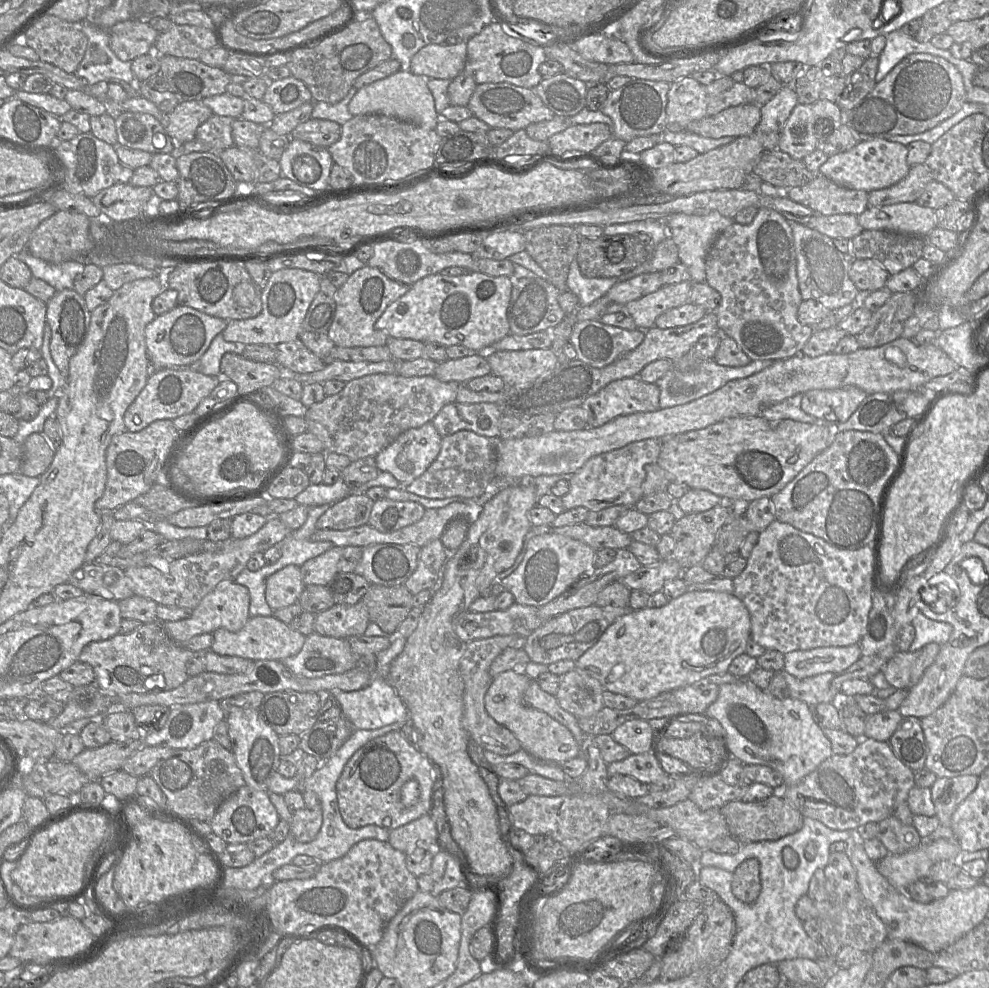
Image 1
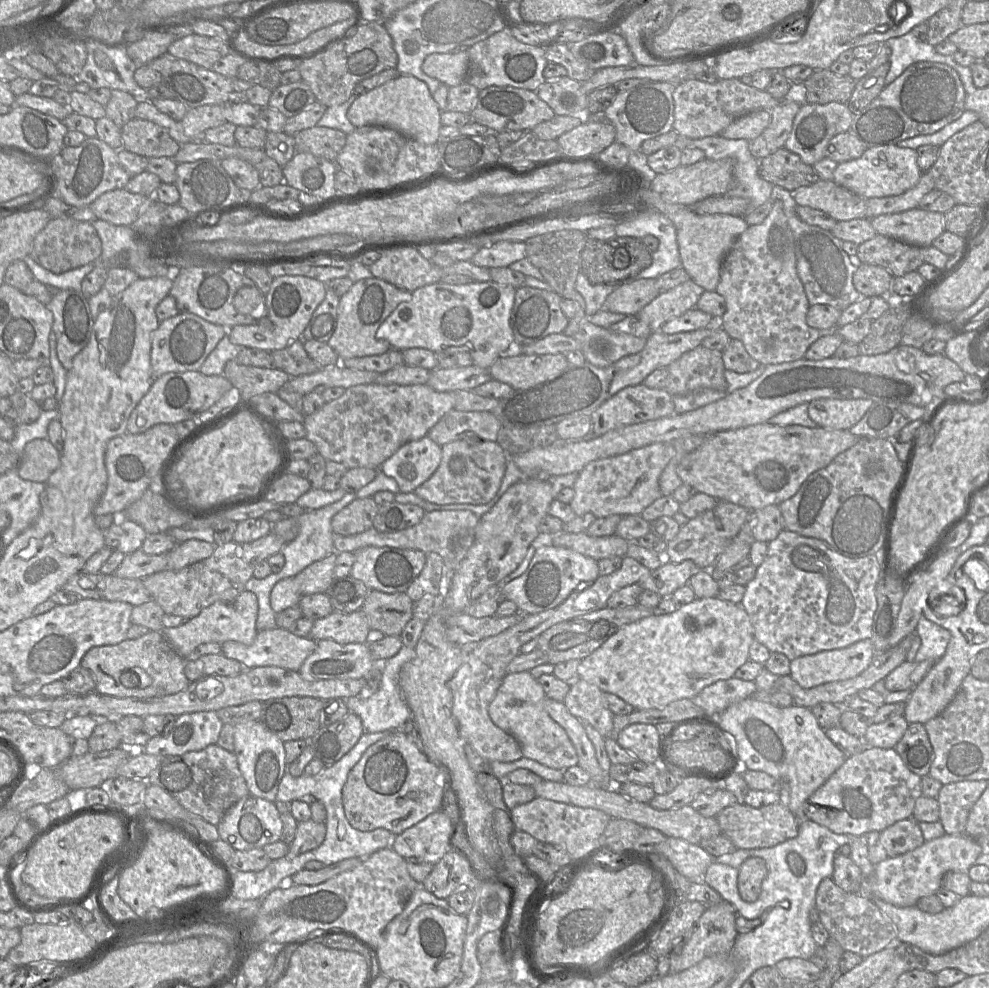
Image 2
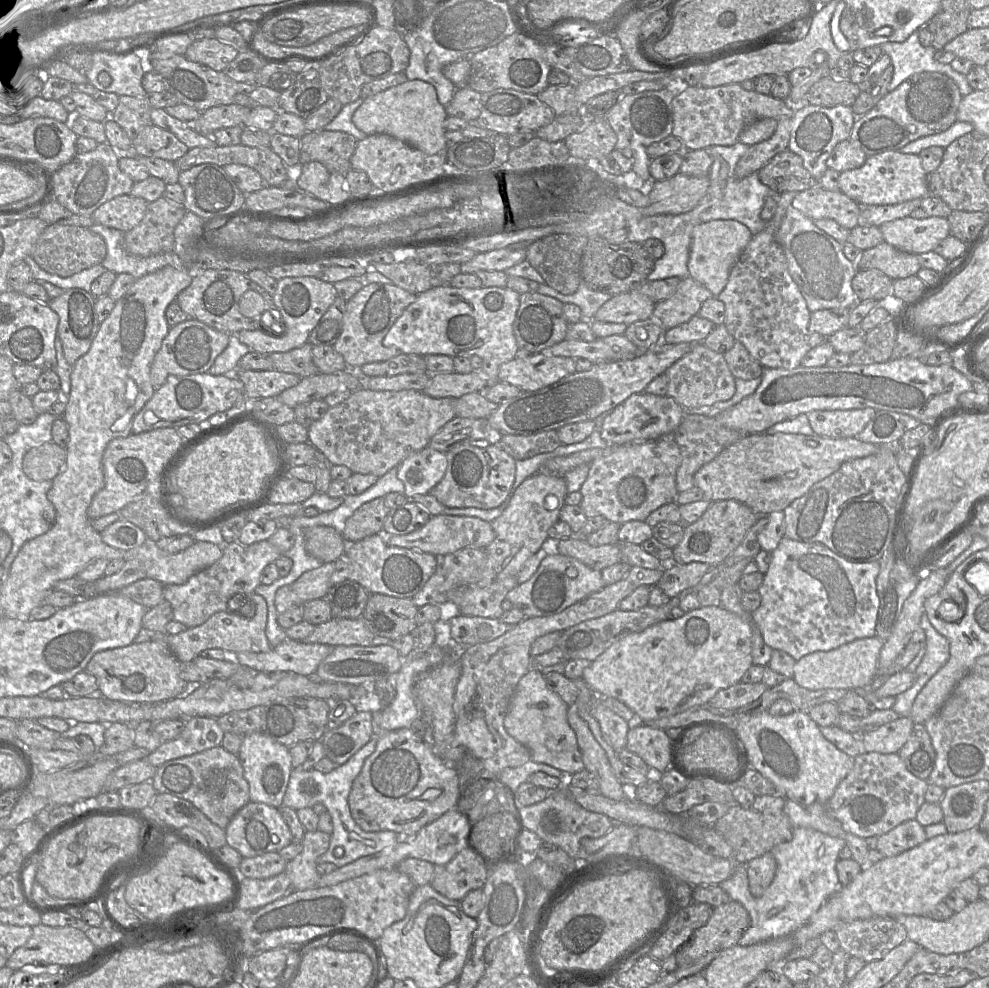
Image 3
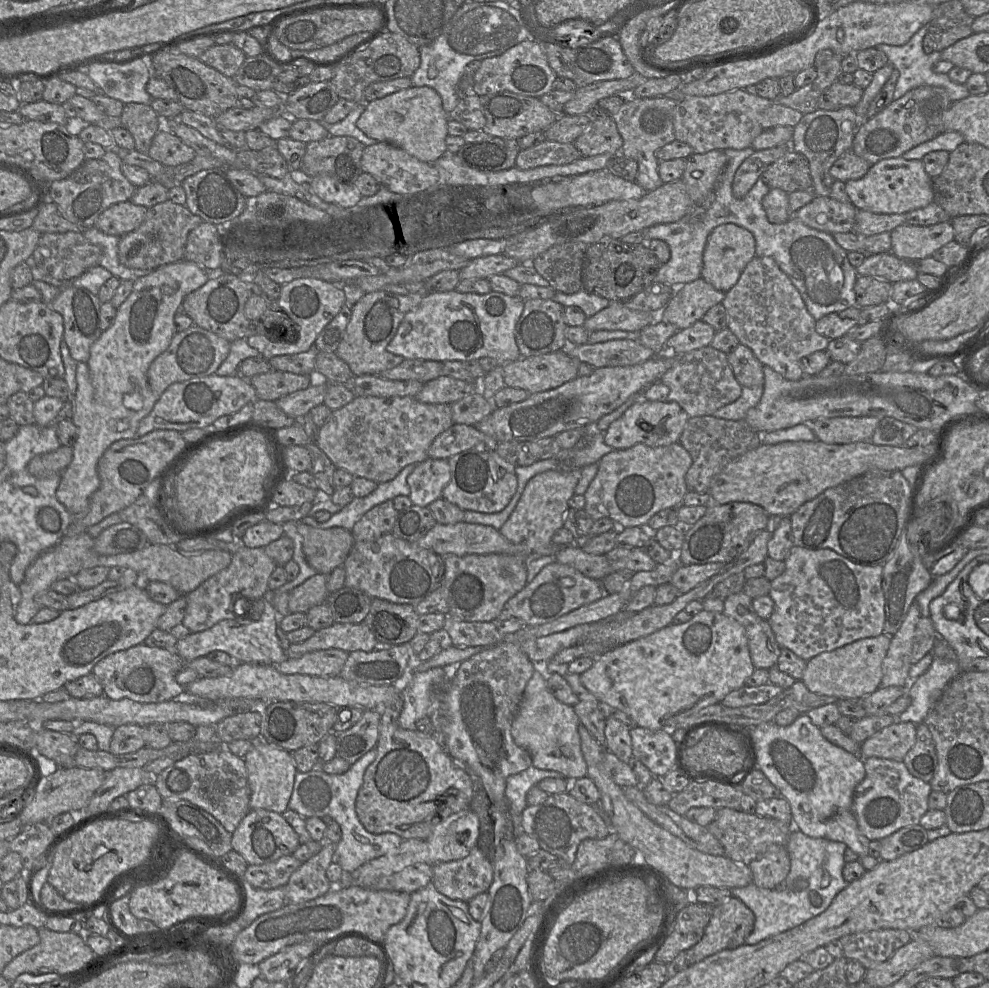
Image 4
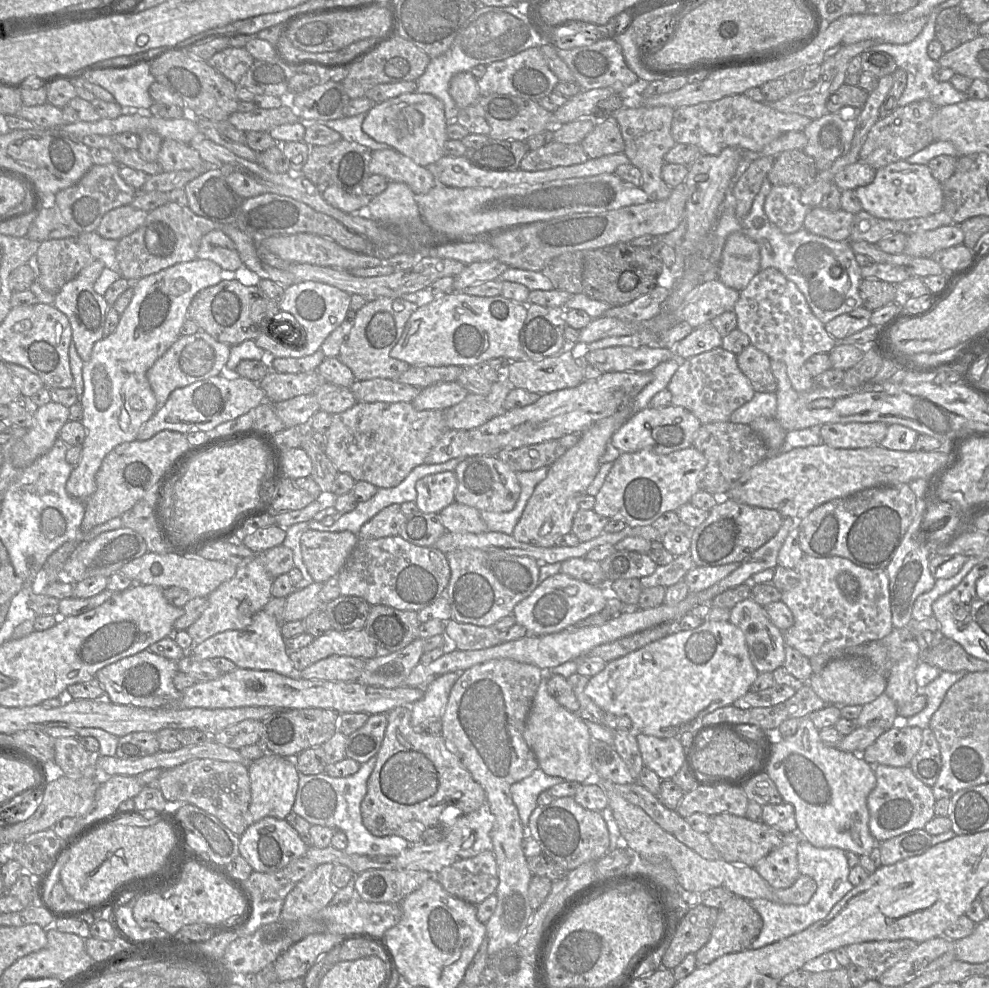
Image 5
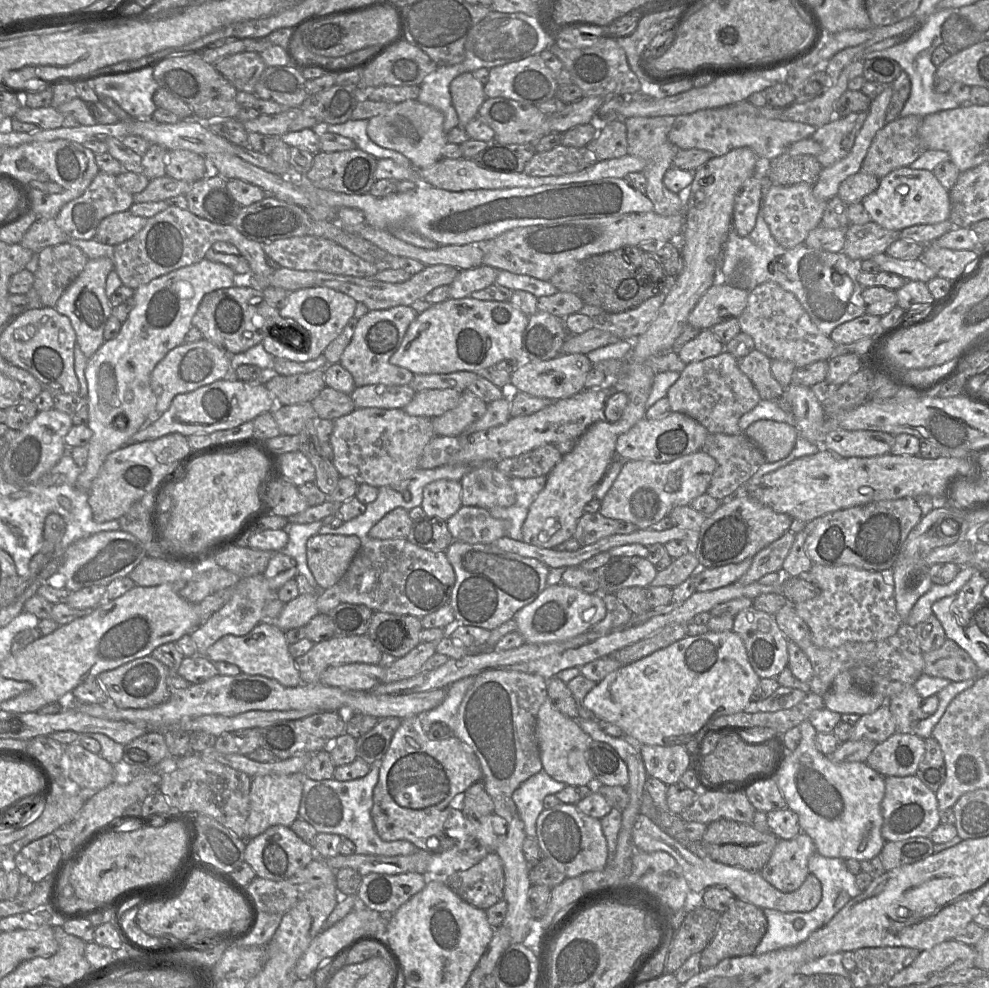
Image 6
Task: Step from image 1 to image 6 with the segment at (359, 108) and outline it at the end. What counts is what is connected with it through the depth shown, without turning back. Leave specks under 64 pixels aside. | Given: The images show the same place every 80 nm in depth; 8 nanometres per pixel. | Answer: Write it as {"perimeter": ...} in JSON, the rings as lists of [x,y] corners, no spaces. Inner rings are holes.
{"perimeter":[[[406,100],[370,118],[367,135],[377,145],[403,154],[414,168],[424,169],[443,158],[442,148],[447,143],[443,124],[444,116],[439,110],[418,100]]]}

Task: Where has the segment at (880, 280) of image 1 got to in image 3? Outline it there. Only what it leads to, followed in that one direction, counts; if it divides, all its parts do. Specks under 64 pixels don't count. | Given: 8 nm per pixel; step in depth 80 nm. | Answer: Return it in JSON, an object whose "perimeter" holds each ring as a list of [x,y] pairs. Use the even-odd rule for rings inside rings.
{"perimeter":[[[859,269],[852,280],[852,288],[860,301],[879,301],[893,294],[893,281],[879,270]]]}

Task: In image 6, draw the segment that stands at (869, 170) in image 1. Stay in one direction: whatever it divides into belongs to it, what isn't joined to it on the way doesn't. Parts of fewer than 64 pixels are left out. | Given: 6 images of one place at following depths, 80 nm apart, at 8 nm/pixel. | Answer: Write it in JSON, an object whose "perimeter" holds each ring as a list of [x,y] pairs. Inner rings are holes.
{"perimeter":[[[902,167],[891,171],[879,180],[877,190],[863,198],[861,204],[873,222],[888,230],[901,231],[915,225],[937,224],[950,219],[949,190],[945,189],[933,172]]]}

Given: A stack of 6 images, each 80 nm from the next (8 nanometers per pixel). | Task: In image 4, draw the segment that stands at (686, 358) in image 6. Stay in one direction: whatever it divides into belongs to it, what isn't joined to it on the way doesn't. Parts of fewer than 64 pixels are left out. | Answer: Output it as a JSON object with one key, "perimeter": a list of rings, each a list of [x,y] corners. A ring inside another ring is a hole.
{"perimeter":[[[698,320],[690,327],[679,329],[667,340],[666,347],[671,353],[680,356],[710,346],[715,333],[716,330],[711,325]]]}

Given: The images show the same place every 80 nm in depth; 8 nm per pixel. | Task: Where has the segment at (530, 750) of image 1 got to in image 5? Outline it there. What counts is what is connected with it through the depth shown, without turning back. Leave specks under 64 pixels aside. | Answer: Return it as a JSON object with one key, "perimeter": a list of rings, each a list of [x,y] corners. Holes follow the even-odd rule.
{"perimeter":[[[543,670],[540,682],[528,714],[523,738],[536,756],[539,768],[547,775],[559,777],[580,784],[595,779],[595,771],[591,765],[589,748],[592,738],[587,724],[576,713],[561,706],[547,690],[549,670]]]}

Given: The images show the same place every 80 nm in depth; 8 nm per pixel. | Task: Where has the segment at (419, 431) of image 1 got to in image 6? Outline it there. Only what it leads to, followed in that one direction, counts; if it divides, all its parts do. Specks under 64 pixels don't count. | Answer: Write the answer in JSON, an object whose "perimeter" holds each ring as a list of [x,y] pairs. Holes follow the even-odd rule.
{"perimeter":[[[439,479],[424,487],[421,507],[427,516],[446,521],[463,506],[461,497],[459,481]]]}

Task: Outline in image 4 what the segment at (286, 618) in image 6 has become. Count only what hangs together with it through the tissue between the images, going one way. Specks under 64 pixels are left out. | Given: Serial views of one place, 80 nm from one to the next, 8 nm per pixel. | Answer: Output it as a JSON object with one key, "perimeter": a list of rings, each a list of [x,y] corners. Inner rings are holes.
{"perimeter":[[[316,573],[289,592],[290,613],[306,613],[310,608],[325,602],[328,575]]]}

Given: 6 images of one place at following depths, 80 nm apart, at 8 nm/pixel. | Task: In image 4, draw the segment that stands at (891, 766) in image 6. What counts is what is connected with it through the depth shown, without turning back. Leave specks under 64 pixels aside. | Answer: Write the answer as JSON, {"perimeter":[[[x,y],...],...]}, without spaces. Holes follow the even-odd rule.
{"perimeter":[[[913,722],[892,723],[866,739],[861,744],[859,756],[903,761],[916,742],[916,727]]]}

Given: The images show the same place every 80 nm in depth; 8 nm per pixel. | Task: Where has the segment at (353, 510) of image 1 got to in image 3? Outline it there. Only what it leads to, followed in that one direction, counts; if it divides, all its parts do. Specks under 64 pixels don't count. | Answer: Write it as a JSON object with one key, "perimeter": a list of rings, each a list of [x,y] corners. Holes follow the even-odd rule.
{"perimeter":[[[376,498],[358,507],[346,520],[342,536],[347,543],[354,543],[376,535],[383,529],[389,512],[384,498]]]}

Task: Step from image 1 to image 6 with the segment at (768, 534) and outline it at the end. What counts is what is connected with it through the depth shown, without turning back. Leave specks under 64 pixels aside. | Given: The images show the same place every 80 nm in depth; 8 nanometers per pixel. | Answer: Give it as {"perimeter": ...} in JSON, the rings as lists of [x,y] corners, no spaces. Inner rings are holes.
{"perimeter":[[[813,564],[805,579],[819,587],[820,593],[793,606],[809,627],[812,641],[818,647],[832,649],[849,642],[884,640],[903,624],[896,609],[891,570],[877,572],[851,565]]]}

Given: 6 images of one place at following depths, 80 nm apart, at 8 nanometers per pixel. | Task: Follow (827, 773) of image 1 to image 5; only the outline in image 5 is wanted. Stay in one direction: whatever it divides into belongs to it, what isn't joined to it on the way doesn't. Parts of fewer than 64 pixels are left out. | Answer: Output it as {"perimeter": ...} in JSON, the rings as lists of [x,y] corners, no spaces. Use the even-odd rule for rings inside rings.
{"perimeter":[[[883,764],[873,766],[876,786],[867,798],[869,829],[877,842],[890,839],[913,829],[924,829],[935,816],[936,799],[932,787],[920,781],[909,766],[893,767]]]}

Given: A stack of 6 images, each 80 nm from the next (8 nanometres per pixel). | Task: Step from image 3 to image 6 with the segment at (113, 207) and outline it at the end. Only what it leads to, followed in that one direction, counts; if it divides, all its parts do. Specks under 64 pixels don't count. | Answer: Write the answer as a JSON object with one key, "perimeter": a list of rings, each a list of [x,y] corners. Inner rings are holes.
{"perimeter":[[[131,212],[113,213],[99,223],[94,239],[106,245],[116,246],[137,234],[146,224],[147,218]]]}

